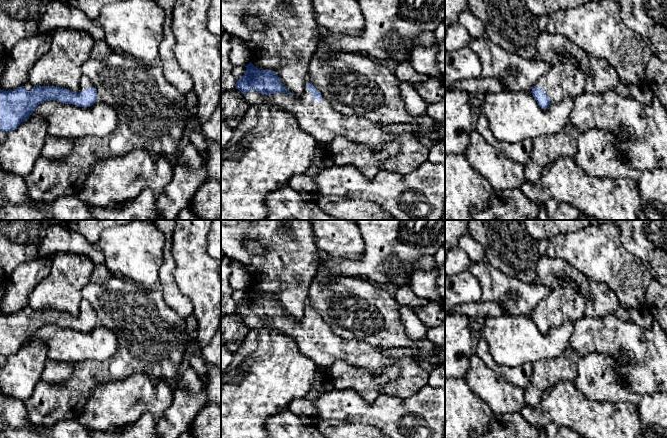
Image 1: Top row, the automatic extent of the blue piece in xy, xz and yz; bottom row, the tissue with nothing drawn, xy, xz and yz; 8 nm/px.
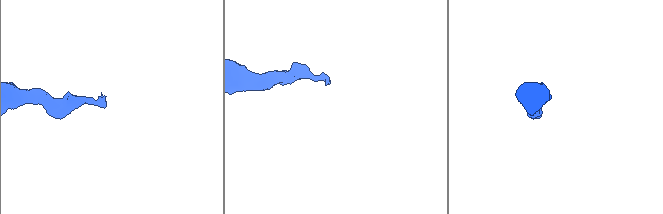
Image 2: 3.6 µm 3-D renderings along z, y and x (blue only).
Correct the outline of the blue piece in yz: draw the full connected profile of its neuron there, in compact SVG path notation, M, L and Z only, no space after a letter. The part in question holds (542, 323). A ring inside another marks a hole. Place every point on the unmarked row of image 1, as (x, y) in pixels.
M557 287L536 305L531 317L538 329L546 333L554 326L582 319L585 309L586 301L576 290Z

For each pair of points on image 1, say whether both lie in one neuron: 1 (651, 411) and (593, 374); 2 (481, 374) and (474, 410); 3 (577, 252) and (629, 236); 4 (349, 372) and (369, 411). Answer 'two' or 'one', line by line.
1: one
2: two
3: two
4: two

